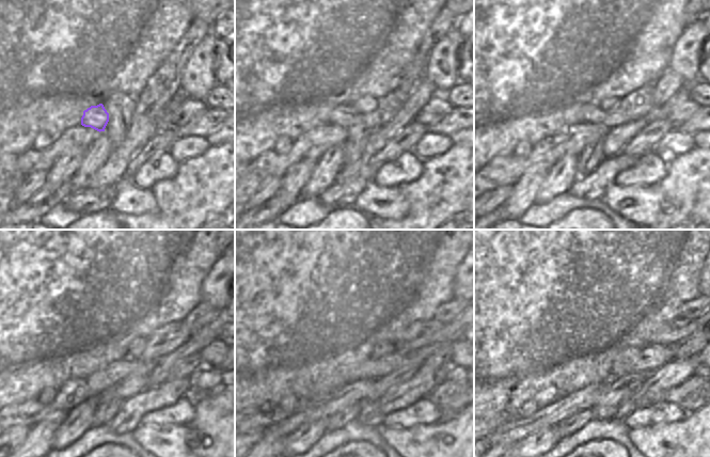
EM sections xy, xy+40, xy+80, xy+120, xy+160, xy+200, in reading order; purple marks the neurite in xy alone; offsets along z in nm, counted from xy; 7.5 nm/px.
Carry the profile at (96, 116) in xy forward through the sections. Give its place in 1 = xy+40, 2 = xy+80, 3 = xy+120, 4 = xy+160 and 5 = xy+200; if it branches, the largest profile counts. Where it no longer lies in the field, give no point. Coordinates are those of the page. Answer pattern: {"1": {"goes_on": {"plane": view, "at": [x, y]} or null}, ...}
{"1": {"goes_on": {"plane": "xy+40", "at": [343, 115]}}, "2": {"goes_on": {"plane": "xy+80", "at": [640, 103]}}, "3": {"goes_on": {"plane": "xy+120", "at": [166, 340]}}, "4": {"goes_on": {"plane": "xy+160", "at": [420, 334]}}, "5": {"goes_on": {"plane": "xy+200", "at": [674, 331]}}}

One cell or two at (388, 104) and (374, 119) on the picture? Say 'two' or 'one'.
one

